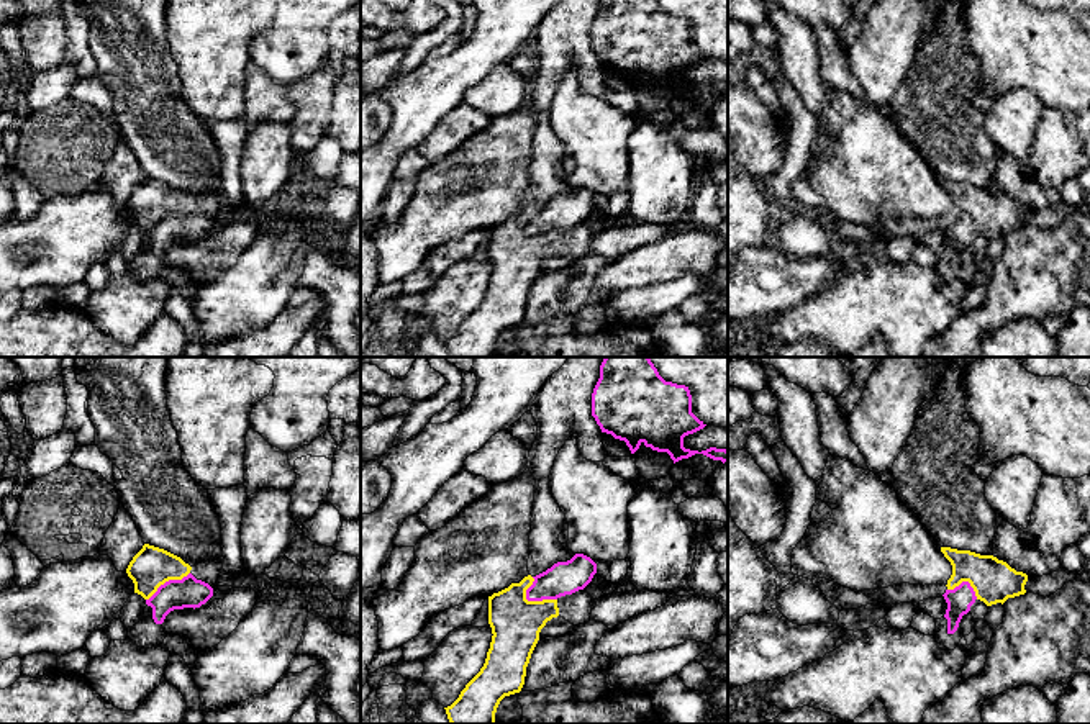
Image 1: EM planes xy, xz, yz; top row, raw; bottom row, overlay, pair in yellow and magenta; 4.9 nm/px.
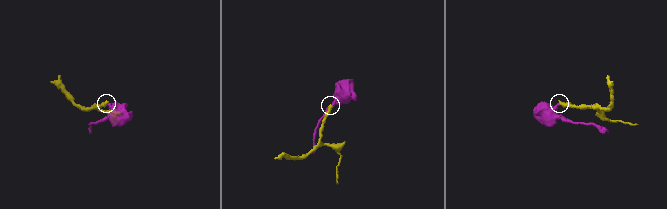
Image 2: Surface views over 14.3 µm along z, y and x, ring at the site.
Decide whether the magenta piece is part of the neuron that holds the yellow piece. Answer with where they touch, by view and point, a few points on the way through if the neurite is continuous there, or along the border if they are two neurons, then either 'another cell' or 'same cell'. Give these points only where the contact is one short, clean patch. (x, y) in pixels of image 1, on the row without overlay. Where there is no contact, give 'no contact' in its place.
meets yellow in xz at (531, 235); border along xz (531, 210), (533, 217), (526, 223), (528, 233), (556, 233); another cell

